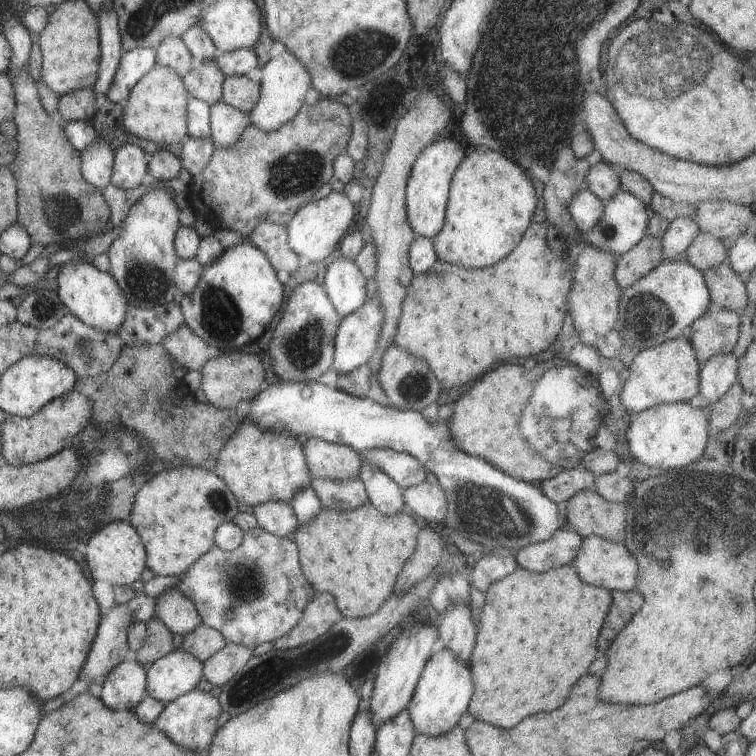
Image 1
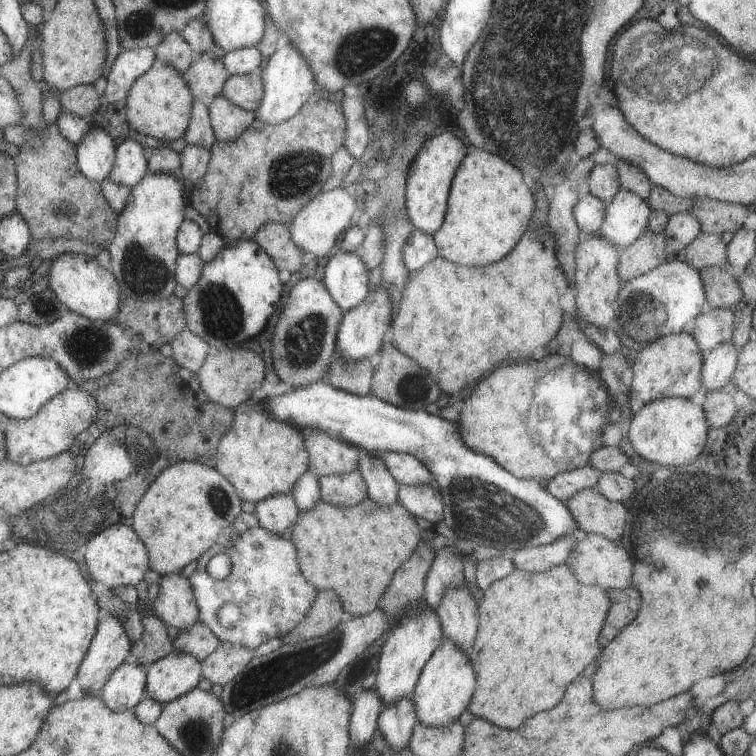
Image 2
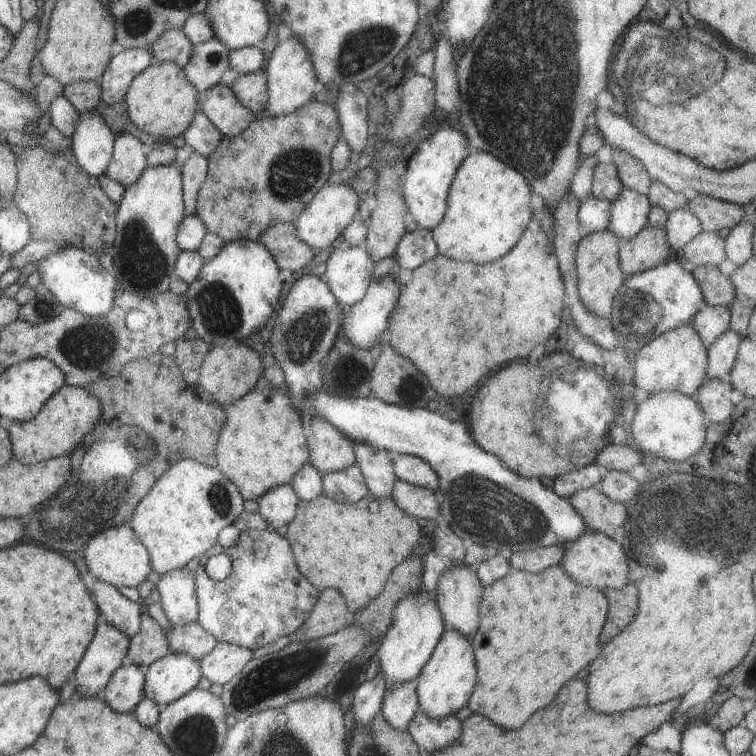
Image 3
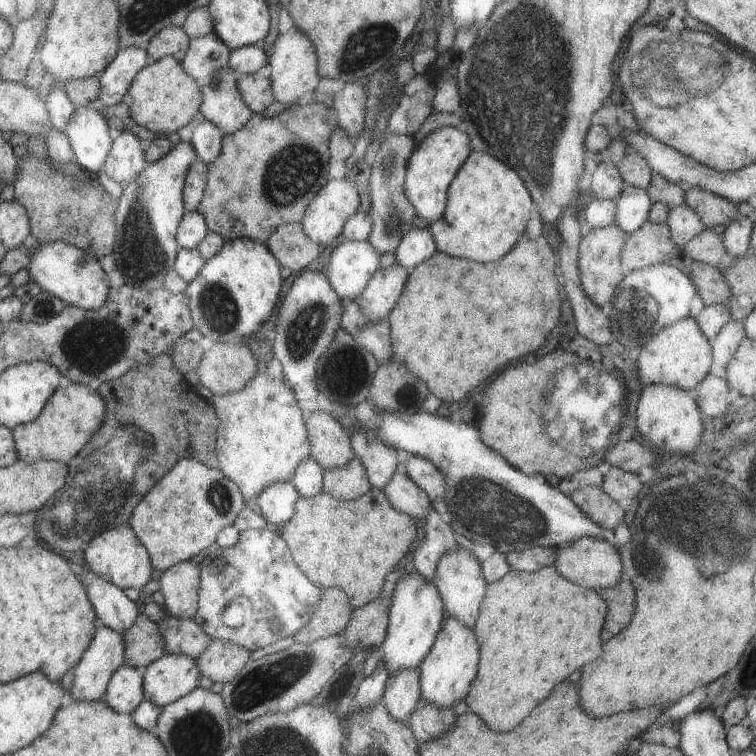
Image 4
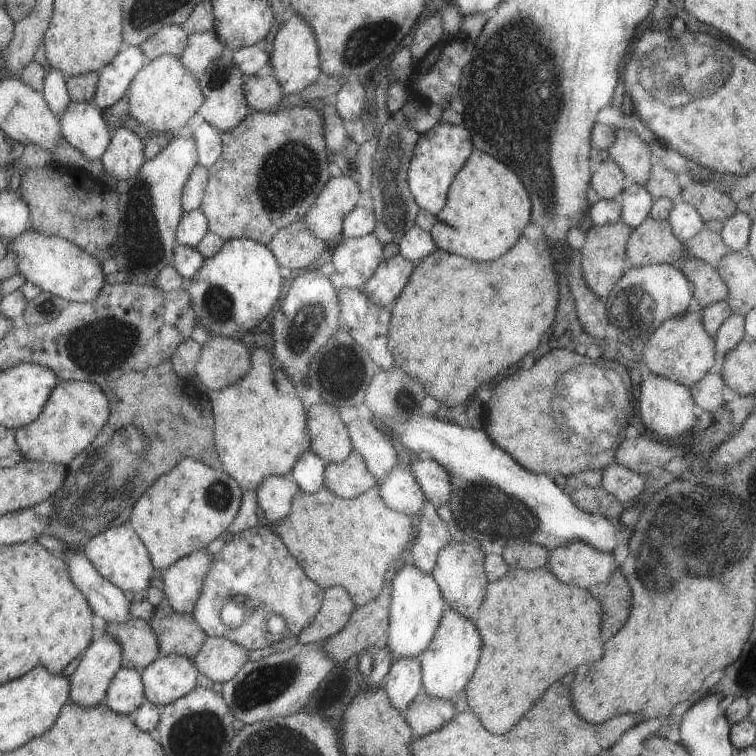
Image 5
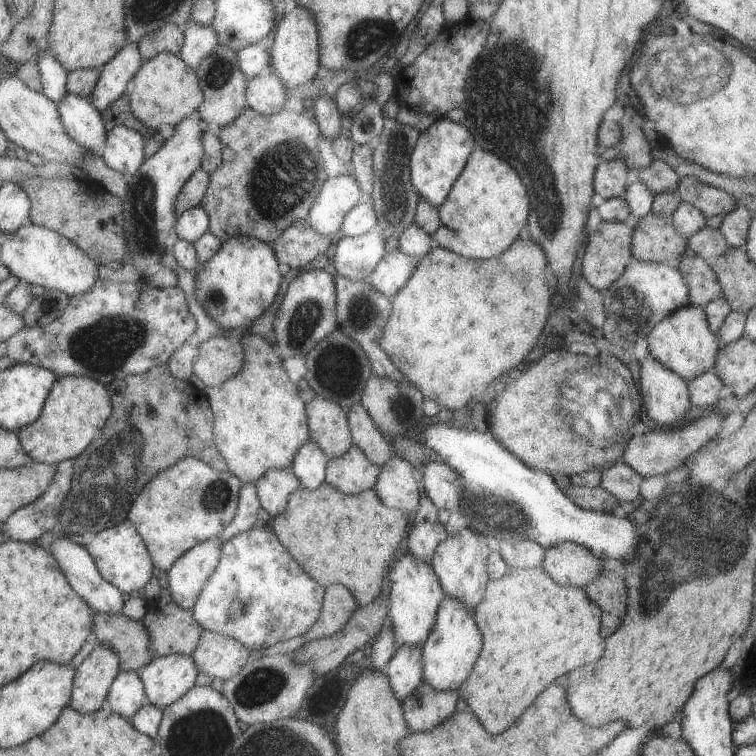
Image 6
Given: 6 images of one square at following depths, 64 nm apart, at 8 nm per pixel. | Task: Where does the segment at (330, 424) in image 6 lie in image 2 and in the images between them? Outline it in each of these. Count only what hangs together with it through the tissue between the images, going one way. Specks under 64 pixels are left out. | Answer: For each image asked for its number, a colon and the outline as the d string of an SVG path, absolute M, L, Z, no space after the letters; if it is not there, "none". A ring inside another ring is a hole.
2: M305 432L303 438L303 448L309 460L309 474L313 478L357 472L359 450L355 450L353 446L331 440L317 432Z
3: M309 422L305 446L309 452L309 466L321 476L347 470L355 464L355 444L343 438L343 434L331 430L325 422Z
4: M311 412L305 420L309 458L313 458L325 470L347 466L355 458L351 448L351 434L325 412Z
5: M311 406L307 410L307 432L311 438L309 452L327 466L341 464L353 452L347 426L343 426L339 416L325 406Z

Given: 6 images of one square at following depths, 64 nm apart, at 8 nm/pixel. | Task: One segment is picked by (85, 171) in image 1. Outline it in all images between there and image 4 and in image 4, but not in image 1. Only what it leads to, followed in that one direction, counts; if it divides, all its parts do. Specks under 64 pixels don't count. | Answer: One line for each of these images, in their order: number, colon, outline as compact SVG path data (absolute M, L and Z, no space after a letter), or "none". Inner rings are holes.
2: M91 128L89 134L85 134L83 142L77 146L79 174L87 182L103 184L105 180L109 180L113 160L115 160L115 144L111 142L111 138L105 132Z
3: M93 114L81 116L75 134L71 136L71 152L77 168L89 178L105 176L111 162L115 138L109 128Z
4: M97 106L77 108L65 126L75 162L89 174L97 174L107 160L115 132Z

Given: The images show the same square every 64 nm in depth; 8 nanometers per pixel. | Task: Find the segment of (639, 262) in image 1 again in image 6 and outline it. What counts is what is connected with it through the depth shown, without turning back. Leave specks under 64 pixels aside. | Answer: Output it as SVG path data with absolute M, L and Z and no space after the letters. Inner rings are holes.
M657 194L651 212L643 216L639 222L633 222L633 236L631 236L631 256L633 262L647 262L647 264L669 264L673 268L679 266L681 258L687 254L687 238L677 234L671 224L671 214L679 206L679 200L675 194Z

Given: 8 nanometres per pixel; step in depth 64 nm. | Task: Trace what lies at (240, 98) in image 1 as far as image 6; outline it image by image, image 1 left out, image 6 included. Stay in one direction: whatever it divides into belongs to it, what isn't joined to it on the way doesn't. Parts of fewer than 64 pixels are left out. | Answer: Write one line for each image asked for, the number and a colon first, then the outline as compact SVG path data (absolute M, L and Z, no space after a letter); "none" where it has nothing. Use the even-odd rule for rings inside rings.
2: M257 74L229 76L223 82L223 90L221 90L221 98L225 98L227 104L233 104L235 108L241 108L245 112L255 110L255 106L261 100L261 94L263 94L263 86Z
3: M253 72L245 76L233 78L227 86L223 86L231 92L235 102L239 102L249 112L261 112L265 102L265 78L263 72Z
4: M257 74L239 76L237 92L239 92L243 104L253 114L263 114L263 110L273 104L273 94L271 94L269 78L263 78L263 76L257 76Z
5: M249 76L243 82L243 96L247 100L247 106L251 112L261 112L261 114L271 114L271 110L279 104L283 98L283 92L279 84L275 82L273 76Z
6: M271 72L269 76L253 76L245 86L245 106L259 114L277 114L287 102L287 90L283 82Z

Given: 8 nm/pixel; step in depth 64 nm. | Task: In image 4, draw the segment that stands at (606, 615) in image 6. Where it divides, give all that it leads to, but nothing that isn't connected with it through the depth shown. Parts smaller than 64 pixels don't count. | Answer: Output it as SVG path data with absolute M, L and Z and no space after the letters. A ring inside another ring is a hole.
M621 582L615 588L603 588L597 592L607 602L607 616L601 628L601 642L607 642L619 630L623 630L623 626L627 626L627 622L631 620L635 586L631 582Z

